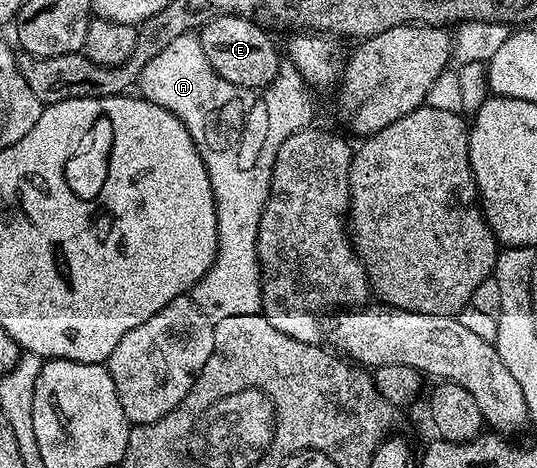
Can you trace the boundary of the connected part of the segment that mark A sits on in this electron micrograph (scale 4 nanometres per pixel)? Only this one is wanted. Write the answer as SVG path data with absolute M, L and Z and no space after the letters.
M188 34L181 38L173 38L157 58L153 58L139 75L138 91L143 99L169 110L189 130L201 158L205 162L205 170L209 174L209 182L213 186L213 198L217 206L217 242L219 249L215 261L209 271L195 283L189 297L200 308L202 314L214 322L221 318L233 318L233 314L253 314L263 306L263 286L259 274L259 255L257 254L257 230L261 222L261 214L265 210L265 202L271 189L271 171L277 158L277 150L281 150L281 142L295 132L301 132L312 123L315 108L311 105L309 86L301 78L301 74L290 62L280 63L277 78L267 87L258 89L257 95L252 89L233 86L233 82L225 82L213 66L209 66L209 58L205 58L205 50L201 46L198 35Z

